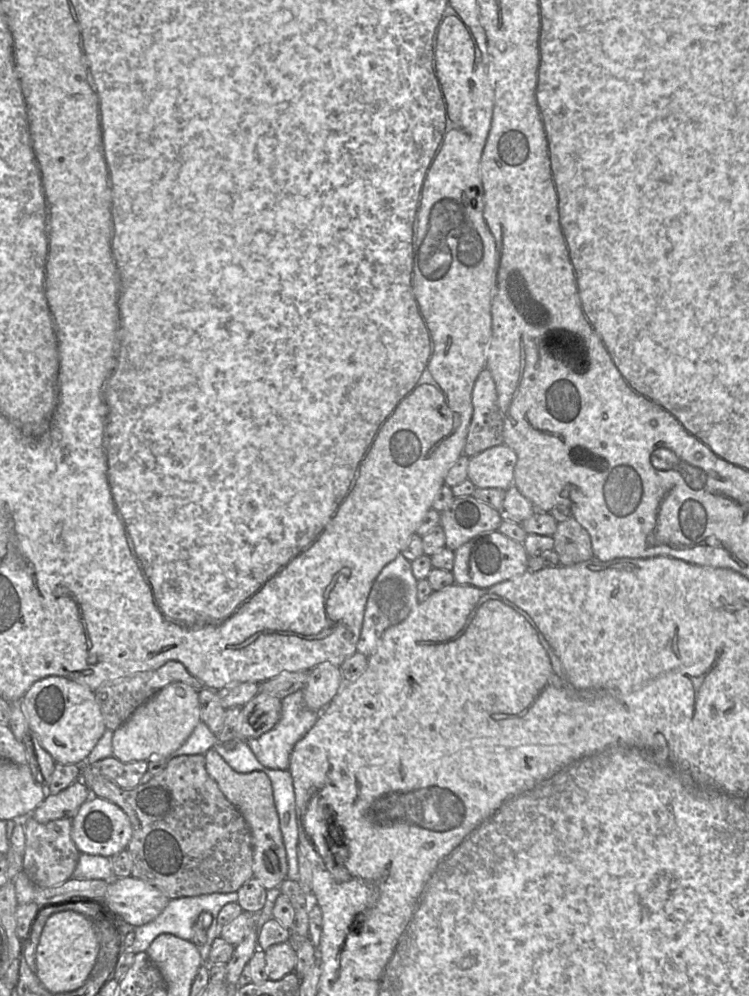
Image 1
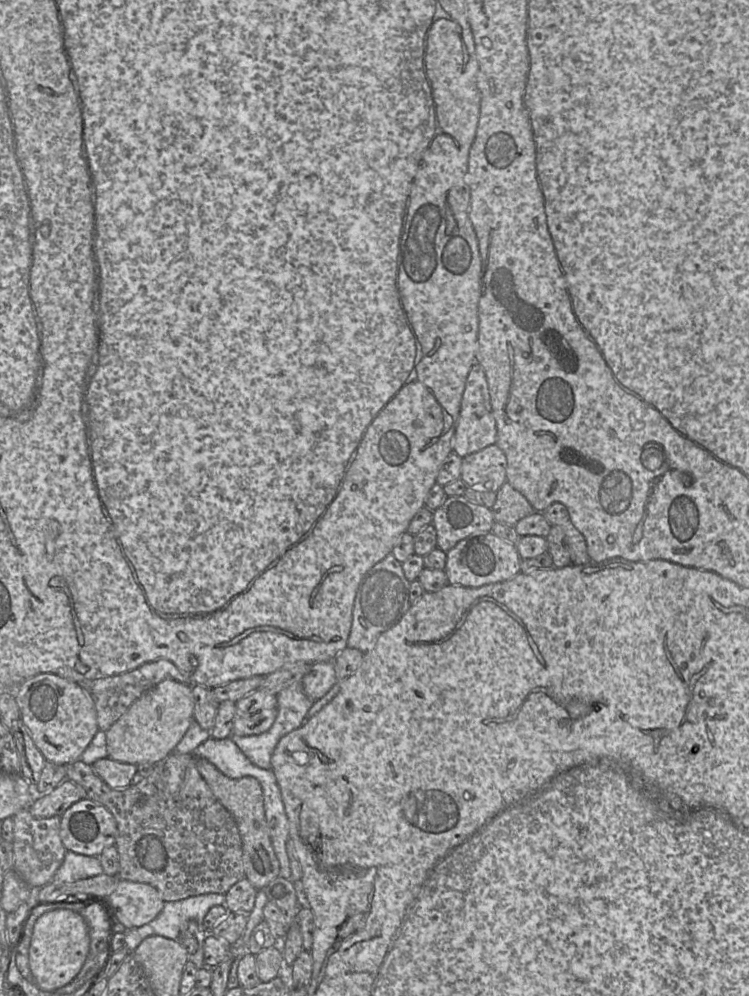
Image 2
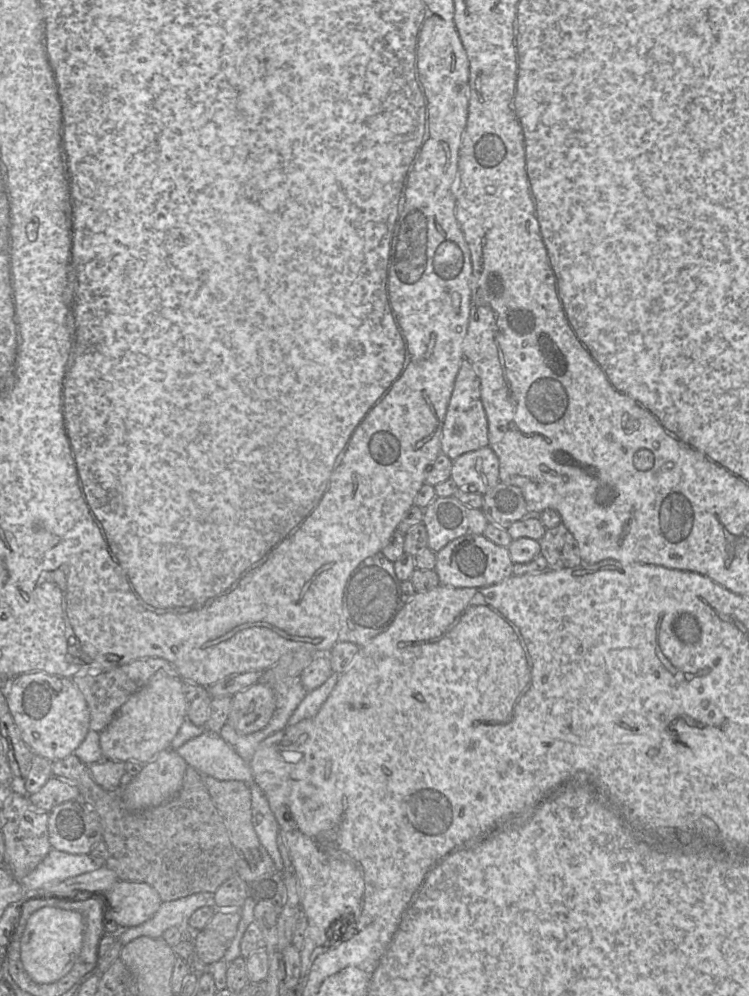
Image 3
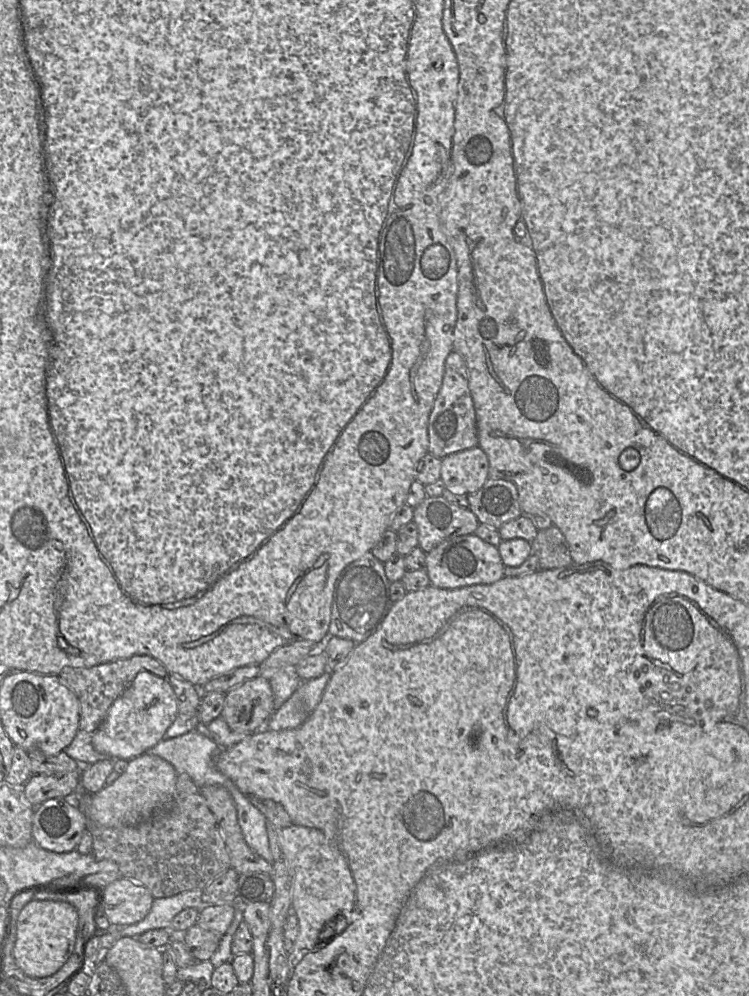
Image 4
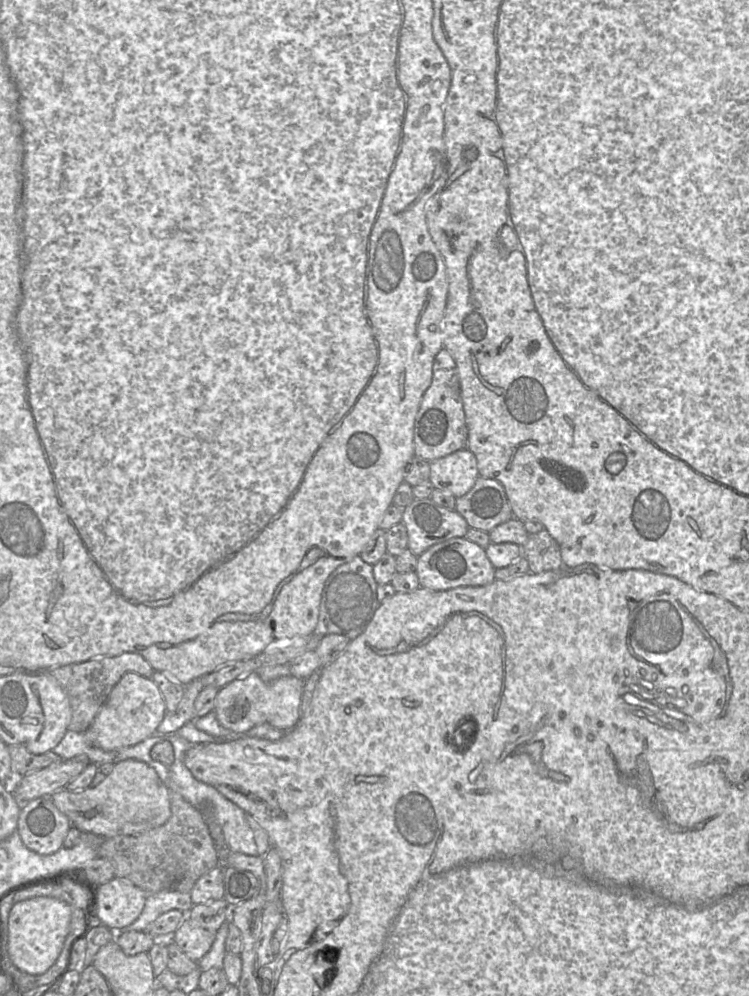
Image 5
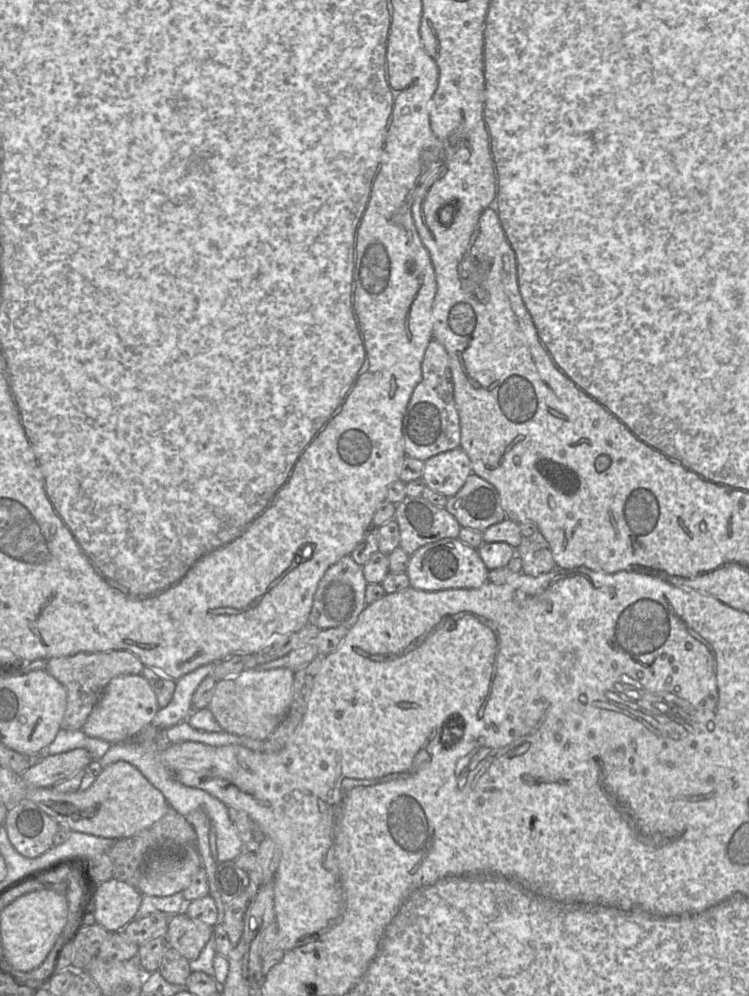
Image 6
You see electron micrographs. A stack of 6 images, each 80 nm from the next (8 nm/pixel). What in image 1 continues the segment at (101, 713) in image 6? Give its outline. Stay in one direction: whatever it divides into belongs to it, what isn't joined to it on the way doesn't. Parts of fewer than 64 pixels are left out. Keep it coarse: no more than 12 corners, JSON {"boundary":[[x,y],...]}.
{"boundary":[[163,687],[113,731],[123,763],[168,759],[201,721],[198,693]]}

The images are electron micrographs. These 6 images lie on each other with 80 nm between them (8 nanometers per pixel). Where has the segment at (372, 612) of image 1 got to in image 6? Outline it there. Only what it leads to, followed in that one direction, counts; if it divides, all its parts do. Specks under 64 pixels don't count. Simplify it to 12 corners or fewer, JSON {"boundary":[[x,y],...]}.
{"boundary":[[350,555],[326,570],[309,623],[350,629],[368,605]]}

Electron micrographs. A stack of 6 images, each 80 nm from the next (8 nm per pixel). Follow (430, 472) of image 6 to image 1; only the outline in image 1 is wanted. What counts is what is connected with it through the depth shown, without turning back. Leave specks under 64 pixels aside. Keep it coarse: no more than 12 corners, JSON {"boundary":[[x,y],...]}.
{"boundary":[[506,444],[469,458],[476,488],[514,486],[517,455]]}

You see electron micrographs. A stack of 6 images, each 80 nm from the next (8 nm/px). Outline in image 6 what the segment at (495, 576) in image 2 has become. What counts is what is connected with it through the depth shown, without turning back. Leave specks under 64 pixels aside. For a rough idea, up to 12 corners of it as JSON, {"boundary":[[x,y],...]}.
{"boundary":[[458,538],[421,546],[406,569],[425,591],[479,588],[488,572]]}

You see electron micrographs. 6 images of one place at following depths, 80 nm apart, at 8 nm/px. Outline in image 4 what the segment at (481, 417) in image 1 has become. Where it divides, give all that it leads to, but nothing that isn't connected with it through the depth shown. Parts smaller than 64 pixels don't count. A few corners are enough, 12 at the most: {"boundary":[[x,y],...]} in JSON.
{"boundary":[[446,358],[428,420],[428,453],[478,446],[463,358]]}

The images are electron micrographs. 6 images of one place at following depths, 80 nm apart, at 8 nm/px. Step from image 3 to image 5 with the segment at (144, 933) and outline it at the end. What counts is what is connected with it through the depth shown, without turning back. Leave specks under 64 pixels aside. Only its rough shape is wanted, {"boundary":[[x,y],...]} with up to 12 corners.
{"boundary":[[190,892],[148,894],[139,918],[124,931],[144,931],[171,910],[188,912]]}

